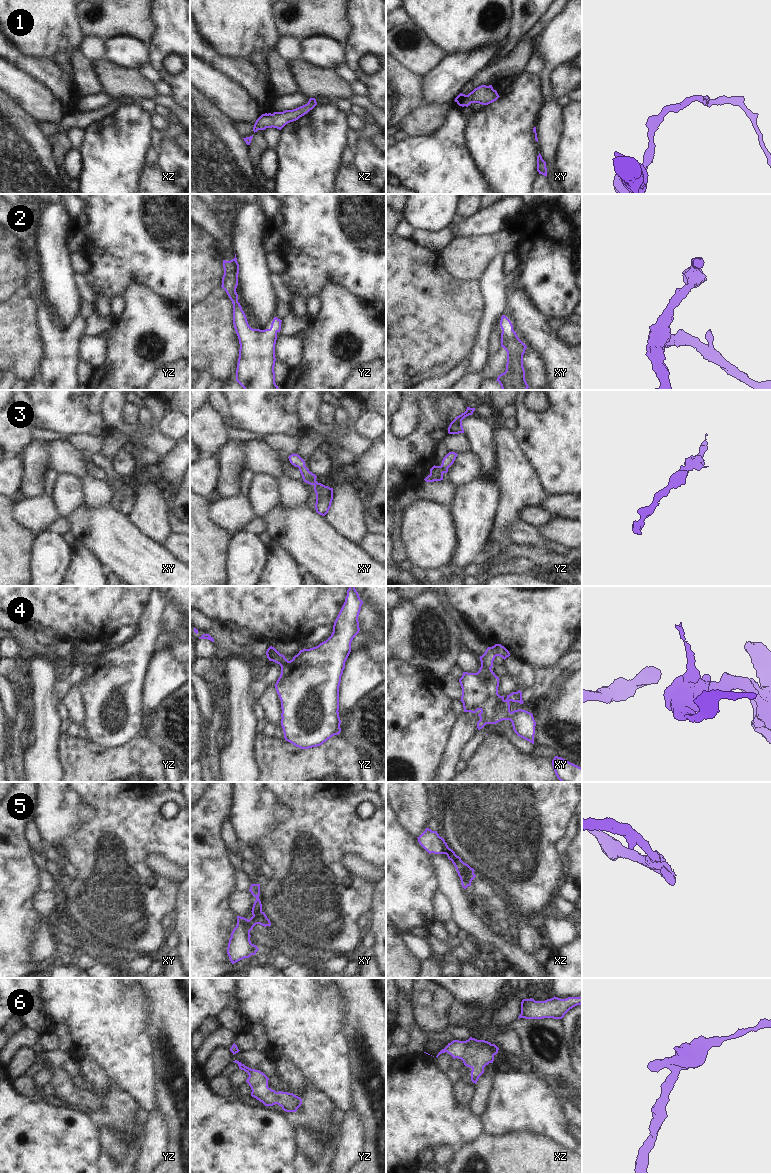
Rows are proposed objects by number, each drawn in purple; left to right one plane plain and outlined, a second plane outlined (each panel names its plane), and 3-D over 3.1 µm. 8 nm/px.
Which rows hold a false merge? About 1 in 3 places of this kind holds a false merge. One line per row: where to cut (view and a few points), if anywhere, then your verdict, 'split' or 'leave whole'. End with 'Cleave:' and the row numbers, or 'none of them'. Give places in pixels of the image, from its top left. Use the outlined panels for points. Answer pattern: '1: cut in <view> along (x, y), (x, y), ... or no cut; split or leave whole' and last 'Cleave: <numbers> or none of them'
1: no cut; leave whole
2: no cut; leave whole
3: no cut; leave whole
4: cut in xy along (481, 663), (490, 668); split
5: cut in xz along (446, 851), (454, 854), (463, 863); split
6: no cut; leave whole
Cleave: 4, 5

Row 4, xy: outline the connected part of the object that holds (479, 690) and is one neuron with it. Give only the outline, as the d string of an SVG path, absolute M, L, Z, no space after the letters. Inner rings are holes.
M481 664L477 673L463 672L459 679L464 712L478 714L480 720L477 722L478 730L486 724L496 724L502 720L512 722L514 732L521 738L534 744L535 726L533 714L522 709L510 711L509 702L523 704L522 692L519 690L504 696L498 694L499 677L495 675L491 668L486 668Z

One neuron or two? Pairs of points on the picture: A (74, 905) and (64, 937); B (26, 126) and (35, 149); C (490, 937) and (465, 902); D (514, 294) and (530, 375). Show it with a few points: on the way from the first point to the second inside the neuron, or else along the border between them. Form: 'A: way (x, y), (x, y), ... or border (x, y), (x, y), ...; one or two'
A: way (78, 914), (78, 926), (73, 931); one
B: way (26, 132), (26, 140), (29, 143); one
C: way (481, 930), (465, 914), (465, 911); one
D: border (527, 346), (536, 354), (542, 365); two

